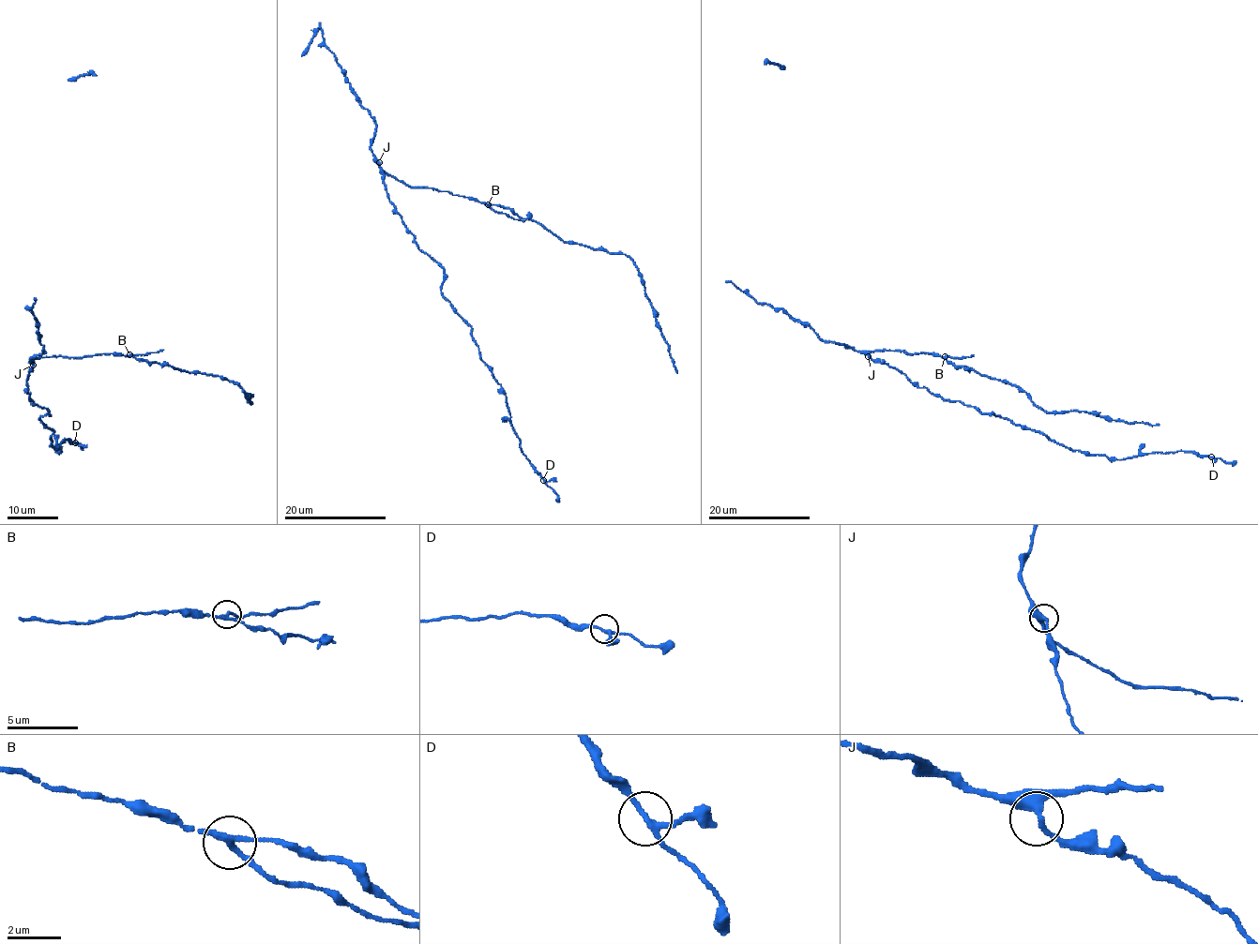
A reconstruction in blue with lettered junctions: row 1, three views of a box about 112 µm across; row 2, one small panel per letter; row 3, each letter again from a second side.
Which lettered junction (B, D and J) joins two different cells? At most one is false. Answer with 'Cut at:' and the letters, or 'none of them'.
Cut at: B

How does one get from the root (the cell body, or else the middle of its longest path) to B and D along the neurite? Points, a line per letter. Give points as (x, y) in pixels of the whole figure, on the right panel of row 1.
B: (870, 354), (882, 350), (945, 356)
D: (870, 354), (943, 399), (959, 400), (983, 413), (1039, 431), (1073, 450), (1117, 459), (1176, 451), (1211, 457)

